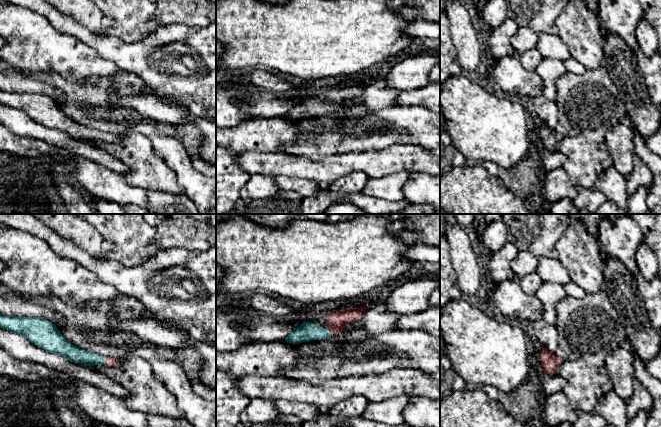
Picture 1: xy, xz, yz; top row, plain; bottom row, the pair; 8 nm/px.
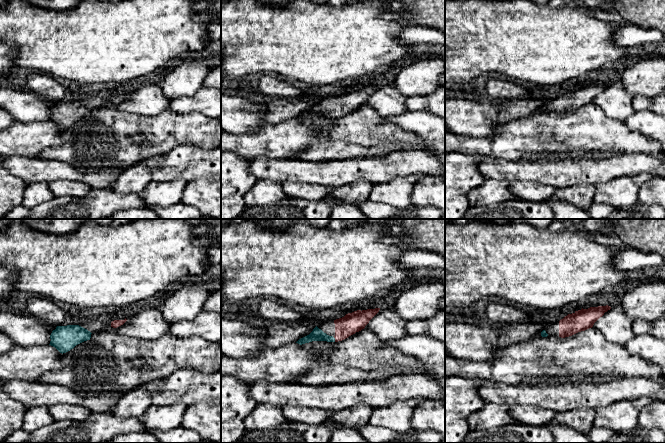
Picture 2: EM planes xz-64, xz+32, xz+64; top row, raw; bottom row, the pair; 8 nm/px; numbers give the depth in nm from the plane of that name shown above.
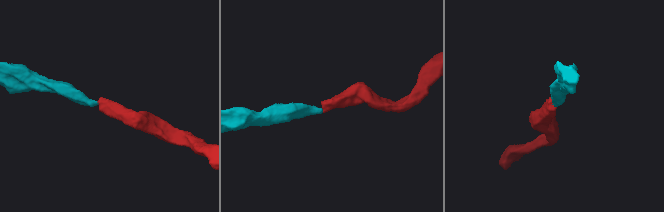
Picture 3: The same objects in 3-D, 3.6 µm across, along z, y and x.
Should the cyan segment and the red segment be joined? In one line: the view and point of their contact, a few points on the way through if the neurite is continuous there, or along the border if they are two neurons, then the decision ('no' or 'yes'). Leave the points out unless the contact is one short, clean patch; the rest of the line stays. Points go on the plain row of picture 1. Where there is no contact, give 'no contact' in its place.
xz (329, 107) | across xz (307, 107), (329, 107), (338, 96) | yes

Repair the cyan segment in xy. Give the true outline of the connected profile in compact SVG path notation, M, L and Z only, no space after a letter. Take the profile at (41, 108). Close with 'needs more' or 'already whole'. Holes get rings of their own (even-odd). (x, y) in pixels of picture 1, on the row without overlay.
M0 90L0 103L23 111L39 124L61 131L74 139L85 142L104 139L108 143L116 142L119 139L119 135L104 133L71 120L64 114L56 101L47 95Z; needs more

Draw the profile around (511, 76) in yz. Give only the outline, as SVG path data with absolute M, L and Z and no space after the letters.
M517 52L497 60L493 75L507 96L513 94L534 98L543 95L540 77L522 66Z

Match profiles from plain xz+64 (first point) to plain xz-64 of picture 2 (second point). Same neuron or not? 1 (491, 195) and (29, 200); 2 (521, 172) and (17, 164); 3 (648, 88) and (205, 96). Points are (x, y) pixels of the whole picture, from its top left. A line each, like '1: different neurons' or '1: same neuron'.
1: same neuron
2: same neuron
3: different neurons

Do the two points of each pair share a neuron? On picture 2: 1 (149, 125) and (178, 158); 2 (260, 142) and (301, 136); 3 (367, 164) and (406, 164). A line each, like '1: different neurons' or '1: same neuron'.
1: different neurons
2: same neuron
3: same neuron

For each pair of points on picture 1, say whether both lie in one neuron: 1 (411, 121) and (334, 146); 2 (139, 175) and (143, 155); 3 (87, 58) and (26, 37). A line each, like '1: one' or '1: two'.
1: one
2: one
3: one

